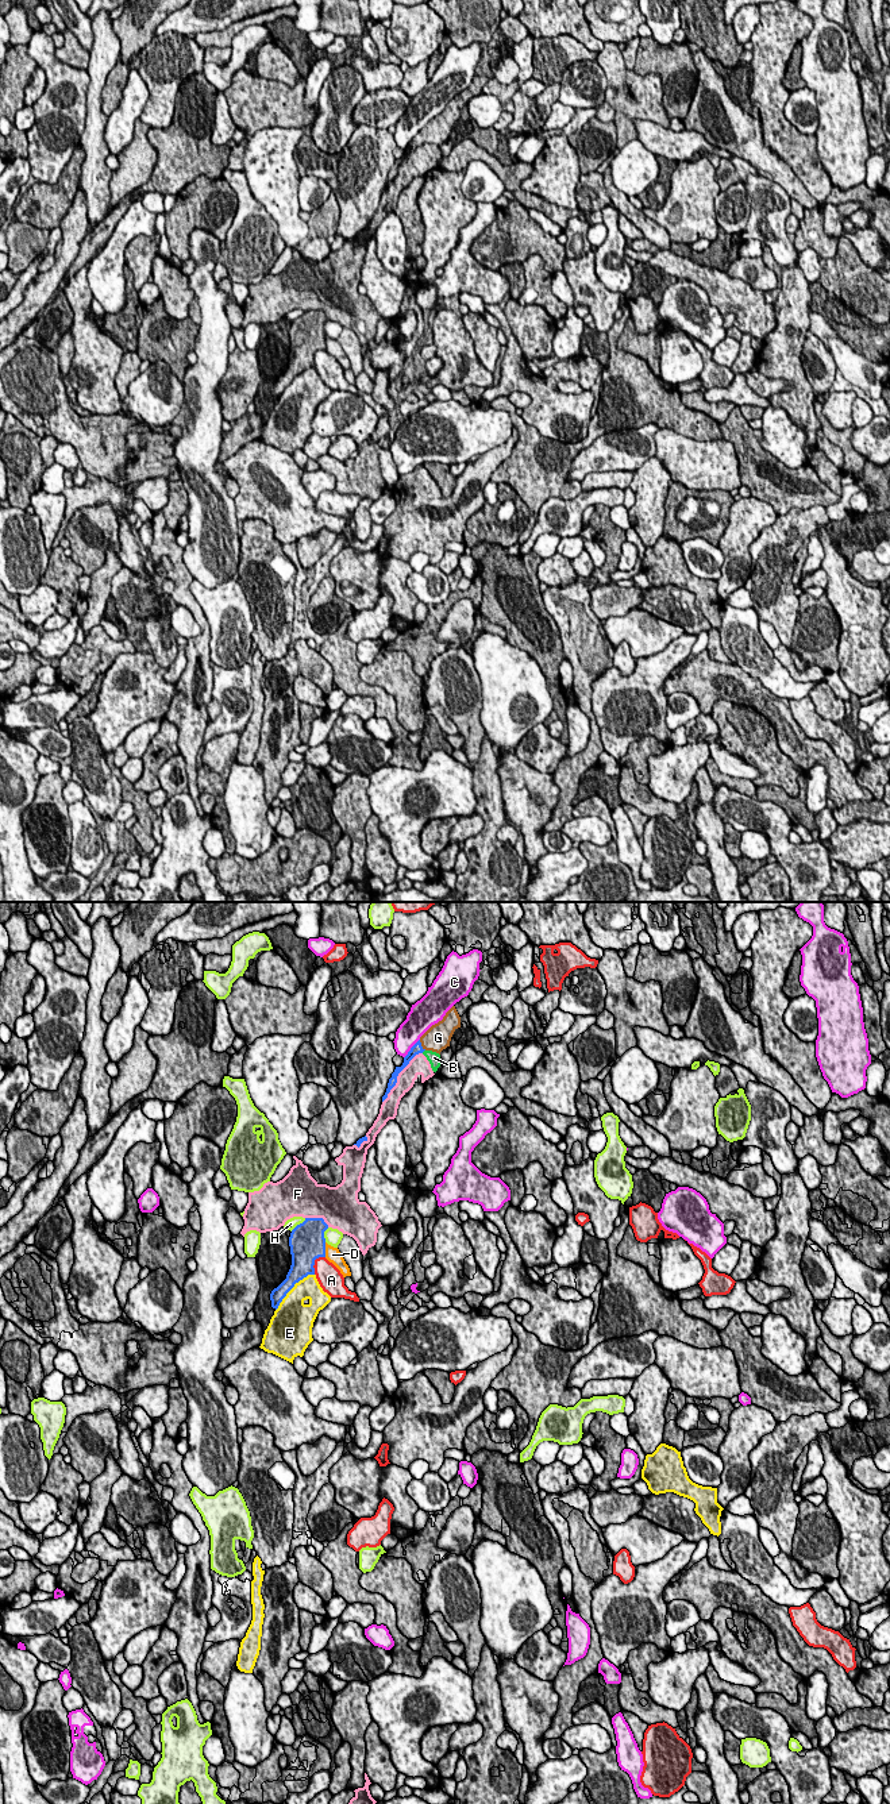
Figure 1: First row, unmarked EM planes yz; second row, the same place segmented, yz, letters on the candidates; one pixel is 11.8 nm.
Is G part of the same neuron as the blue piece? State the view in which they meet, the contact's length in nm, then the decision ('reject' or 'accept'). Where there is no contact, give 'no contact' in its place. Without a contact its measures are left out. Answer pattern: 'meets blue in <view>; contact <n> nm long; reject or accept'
meets blue in yz; contact 150 nm long; accept

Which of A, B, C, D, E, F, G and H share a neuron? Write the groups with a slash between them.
A / B F / C / D / E / G / H

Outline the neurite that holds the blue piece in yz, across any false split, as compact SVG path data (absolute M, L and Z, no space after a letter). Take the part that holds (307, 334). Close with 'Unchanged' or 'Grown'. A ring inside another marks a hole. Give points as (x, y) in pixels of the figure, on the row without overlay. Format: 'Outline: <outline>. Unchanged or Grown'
Outline: M305 311L303 316L292 323L289 329L292 358L286 371L270 386L273 401L278 401L296 375L308 367L315 367L315 352L325 350L324 324L327 321L328 317L323 311Z. Unchanged

